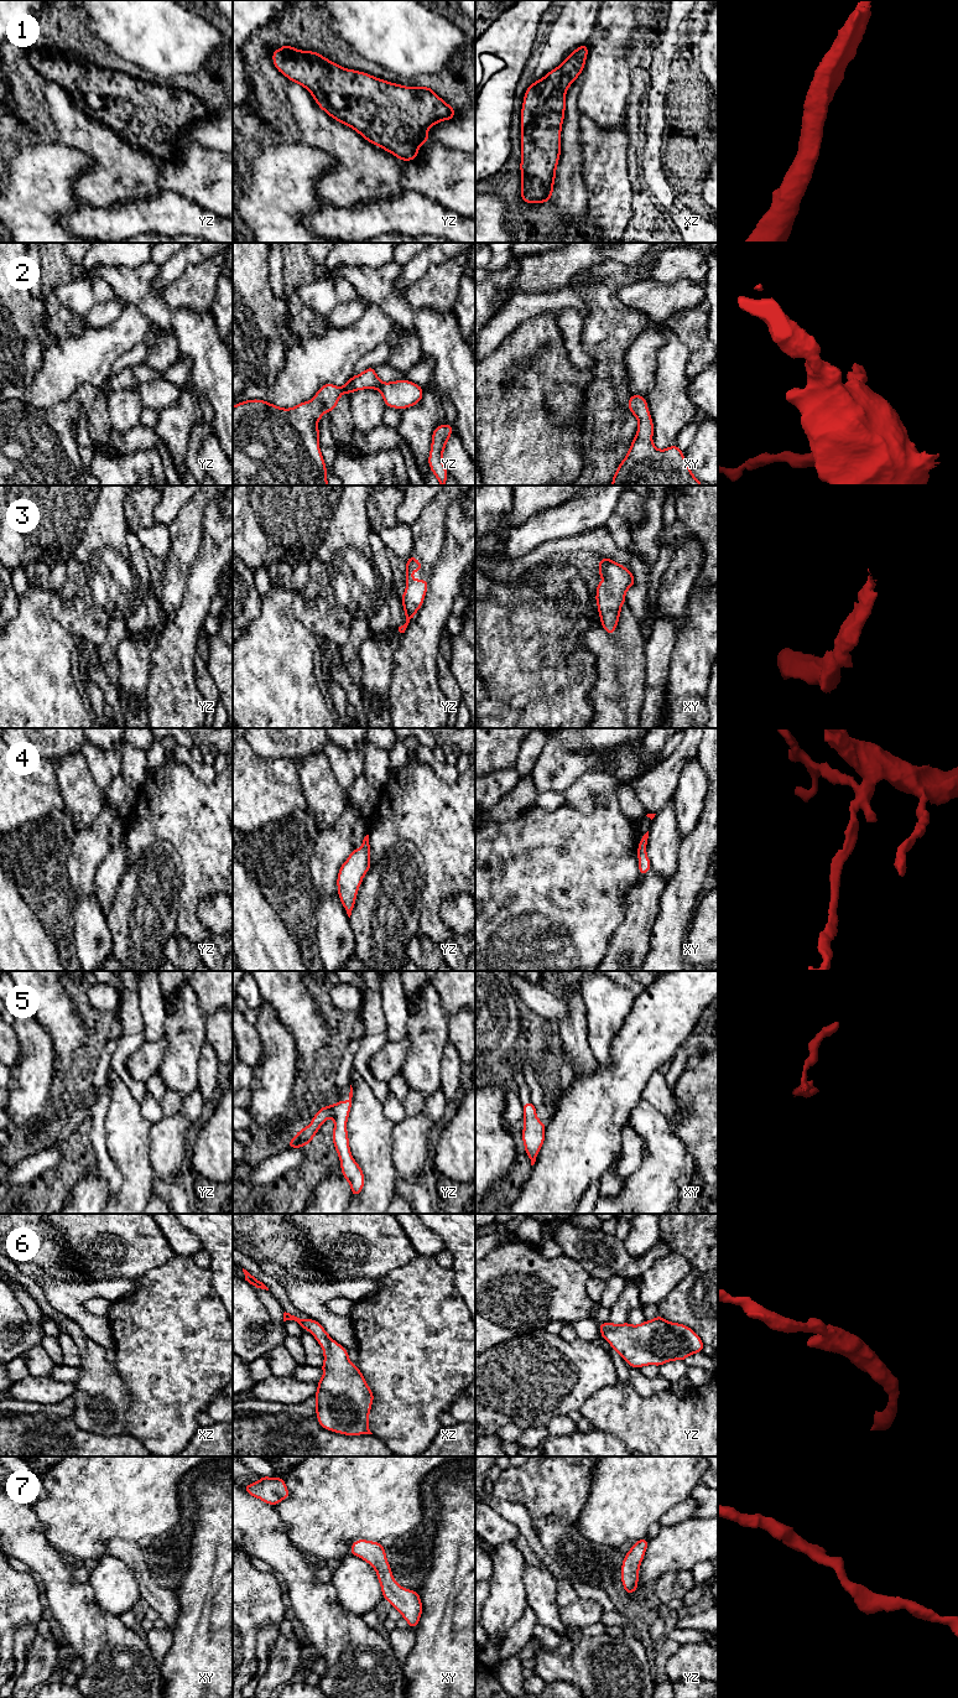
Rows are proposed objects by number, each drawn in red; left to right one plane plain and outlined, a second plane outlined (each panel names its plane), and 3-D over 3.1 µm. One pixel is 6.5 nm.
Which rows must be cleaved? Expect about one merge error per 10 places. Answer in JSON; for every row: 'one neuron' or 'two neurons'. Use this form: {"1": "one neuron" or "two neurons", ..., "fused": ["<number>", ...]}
{"1": "one neuron", "2": "one neuron", "3": "one neuron", "4": "one neuron", "5": "one neuron", "6": "one neuron", "7": "one neuron", "fused": []}

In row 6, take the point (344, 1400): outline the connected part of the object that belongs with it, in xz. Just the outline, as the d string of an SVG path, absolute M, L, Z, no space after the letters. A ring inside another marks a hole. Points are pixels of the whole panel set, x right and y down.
M283 1313L283 1321L293 1320L302 1329L308 1330L323 1348L324 1364L321 1366L324 1375L317 1382L318 1391L314 1395L316 1414L322 1428L345 1435L373 1434L369 1429L369 1413L374 1401L374 1393L365 1382L360 1369L349 1361L348 1350L333 1340L324 1328L314 1319L301 1319L295 1314Z

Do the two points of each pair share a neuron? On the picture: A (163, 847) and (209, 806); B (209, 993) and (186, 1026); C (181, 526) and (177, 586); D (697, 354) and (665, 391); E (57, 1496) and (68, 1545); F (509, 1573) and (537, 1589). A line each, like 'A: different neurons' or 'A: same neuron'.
A: different neurons
B: different neurons
C: same neuron
D: different neurons
E: same neuron
F: different neurons

